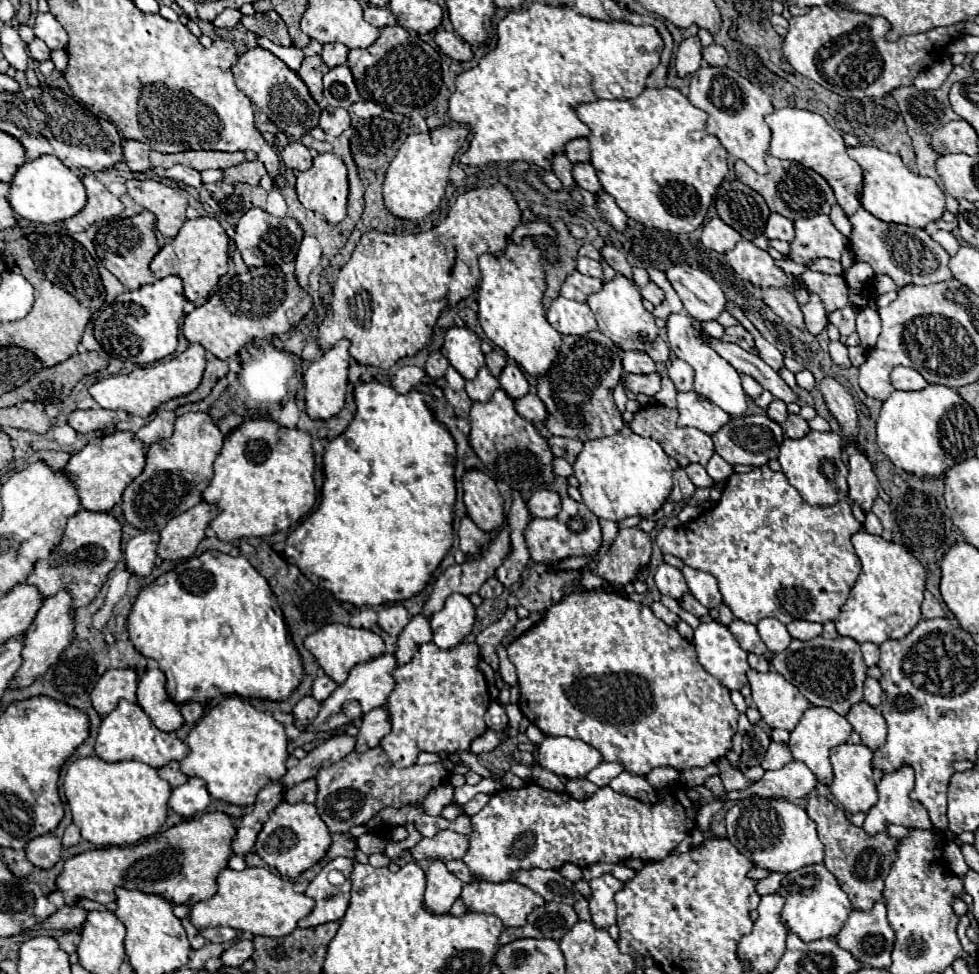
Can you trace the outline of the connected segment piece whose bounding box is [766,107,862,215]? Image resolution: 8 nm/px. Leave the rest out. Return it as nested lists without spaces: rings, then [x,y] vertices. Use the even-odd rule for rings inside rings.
[[[796,107],[774,109],[774,113],[770,113],[766,117],[766,123],[772,129],[770,155],[774,155],[778,159],[798,161],[804,167],[818,171],[830,183],[830,187],[834,189],[838,205],[848,215],[852,215],[860,207],[862,171],[860,171],[860,165],[846,155],[846,145],[844,145],[838,129],[830,127],[822,115],[806,111],[806,109],[796,109]]]

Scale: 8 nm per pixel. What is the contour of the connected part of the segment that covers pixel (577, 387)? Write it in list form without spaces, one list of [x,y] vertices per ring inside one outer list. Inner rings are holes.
[[[592,331],[582,337],[562,337],[558,359],[546,375],[538,377],[536,383],[536,395],[546,405],[546,411],[550,415],[550,423],[544,423],[546,429],[552,435],[570,437],[578,441],[604,439],[622,431],[624,419],[612,399],[612,391],[618,385],[620,375],[620,349],[612,339],[608,339],[600,331]]]

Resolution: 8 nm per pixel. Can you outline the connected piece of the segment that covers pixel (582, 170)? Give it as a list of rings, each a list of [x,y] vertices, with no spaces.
[[[586,161],[586,163],[574,163],[574,169],[572,169],[572,175],[574,175],[574,181],[578,187],[590,191],[590,193],[598,193],[600,191],[600,181],[596,177],[596,169]]]

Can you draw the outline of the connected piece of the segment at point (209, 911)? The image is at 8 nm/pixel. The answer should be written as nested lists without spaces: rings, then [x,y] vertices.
[[[246,867],[244,871],[224,869],[218,875],[218,891],[212,899],[192,905],[190,919],[196,929],[204,927],[232,927],[252,935],[284,937],[296,929],[296,923],[306,917],[316,901],[304,893],[294,891],[290,879],[282,879],[262,867]]]

